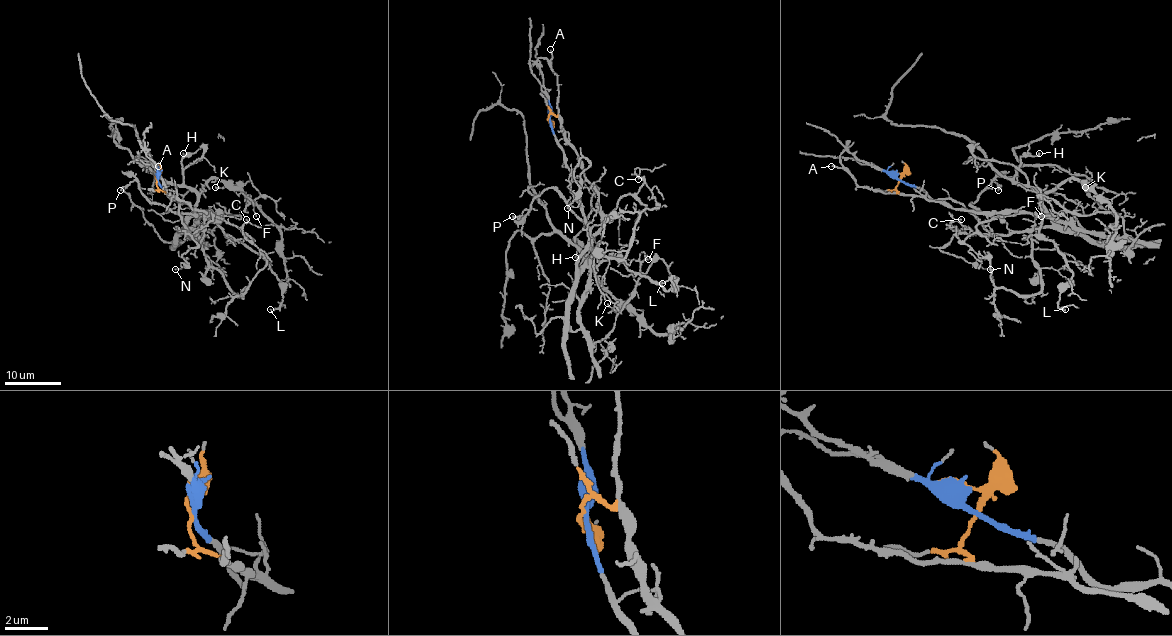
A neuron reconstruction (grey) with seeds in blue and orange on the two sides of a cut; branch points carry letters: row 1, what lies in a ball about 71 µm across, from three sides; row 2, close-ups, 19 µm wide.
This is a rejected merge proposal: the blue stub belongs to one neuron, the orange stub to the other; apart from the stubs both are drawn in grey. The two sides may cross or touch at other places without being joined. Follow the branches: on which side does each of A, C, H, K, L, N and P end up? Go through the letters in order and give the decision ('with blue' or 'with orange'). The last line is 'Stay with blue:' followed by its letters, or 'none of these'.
A: with orange
C: with orange
H: with blue
K: with blue
L: with blue
N: with blue
P: with orange
Stay with blue: H, K, L, N

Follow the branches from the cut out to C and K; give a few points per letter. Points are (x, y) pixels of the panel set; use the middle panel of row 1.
C: (549, 117), (559, 119), (604, 214), (624, 195), (637, 192), (644, 181), (634, 174), (637, 168), (638, 178)
K: (549, 117), (588, 228), (577, 269), (593, 263), (617, 307), (607, 303)

